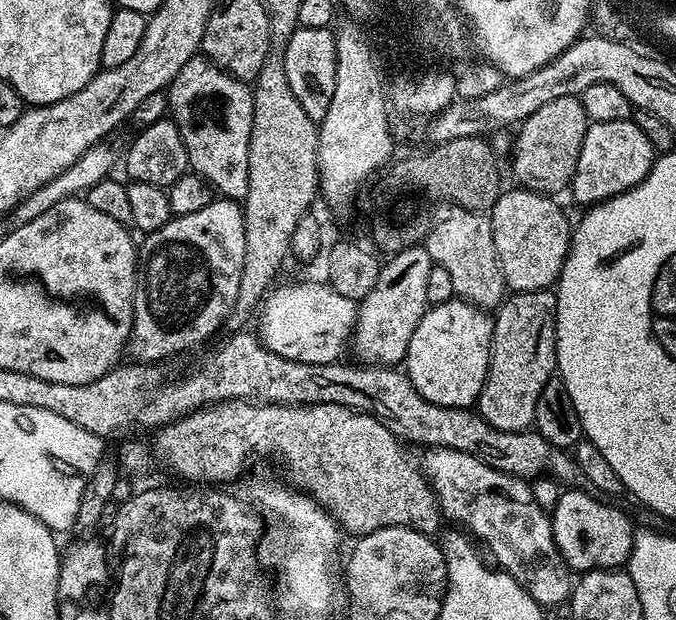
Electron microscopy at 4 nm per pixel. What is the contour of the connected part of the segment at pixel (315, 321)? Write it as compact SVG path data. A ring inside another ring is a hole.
M300 280L297 284L277 283L262 301L259 309L260 340L274 354L307 364L334 364L349 347L356 331L357 301L342 298L326 282Z

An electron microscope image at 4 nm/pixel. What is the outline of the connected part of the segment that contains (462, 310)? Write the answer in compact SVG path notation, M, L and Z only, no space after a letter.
M453 298L441 304L433 304L418 322L418 330L414 330L414 338L410 338L408 353L402 364L406 369L408 381L430 402L447 408L471 409L484 385L488 383L488 370L494 359L492 353L492 320L487 311L476 308L470 302Z

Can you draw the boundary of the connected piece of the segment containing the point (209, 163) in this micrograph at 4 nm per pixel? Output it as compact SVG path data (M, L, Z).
M197 54L178 70L166 89L170 119L178 126L182 142L186 146L188 167L200 176L221 197L243 201L248 189L248 155L250 154L250 126L254 118L254 102L251 87L245 81L234 78L229 72L216 67L211 60Z

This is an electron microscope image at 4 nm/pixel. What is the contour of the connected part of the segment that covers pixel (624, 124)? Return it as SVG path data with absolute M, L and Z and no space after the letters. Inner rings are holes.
M618 118L614 122L601 124L589 123L578 156L577 170L571 180L570 193L583 206L600 204L642 183L652 169L653 159L650 138L642 134L631 118Z

